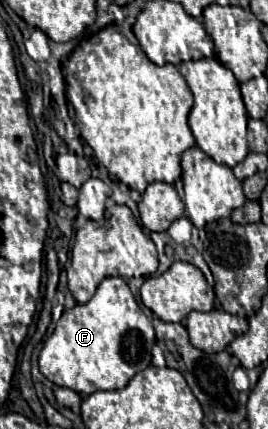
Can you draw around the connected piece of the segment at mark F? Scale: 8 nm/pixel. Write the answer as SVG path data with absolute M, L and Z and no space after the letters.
M119 276L105 278L87 304L63 312L39 354L39 368L53 384L89 396L99 390L125 388L137 372L151 366L153 346L153 324L125 280Z

